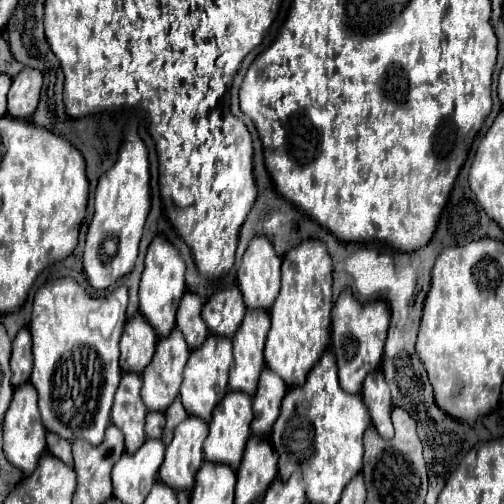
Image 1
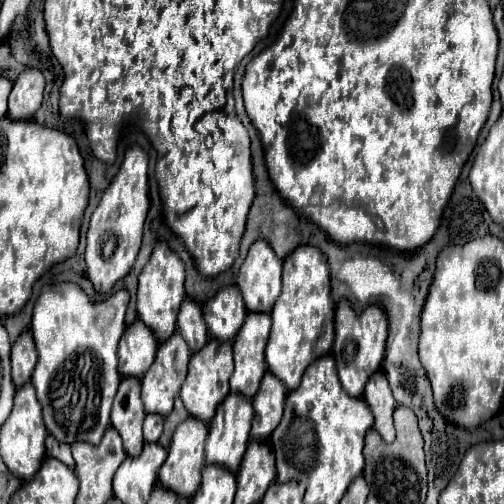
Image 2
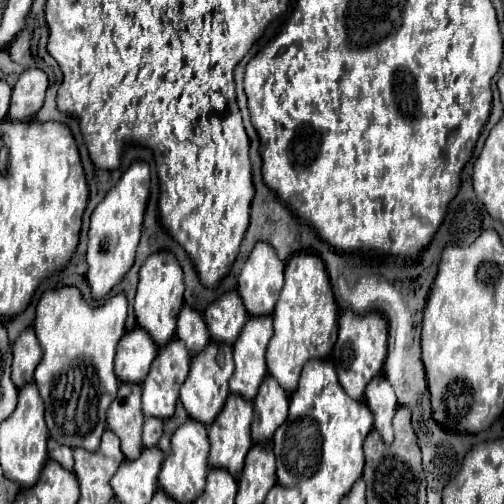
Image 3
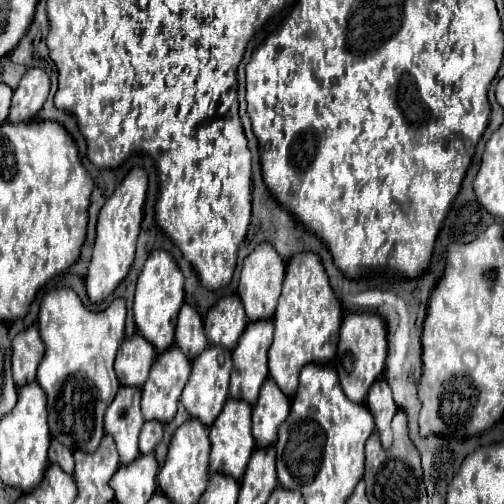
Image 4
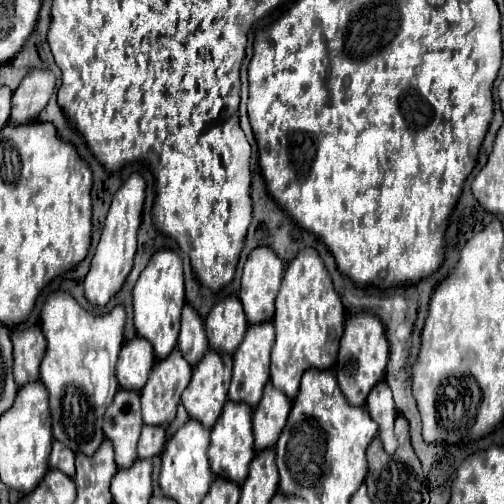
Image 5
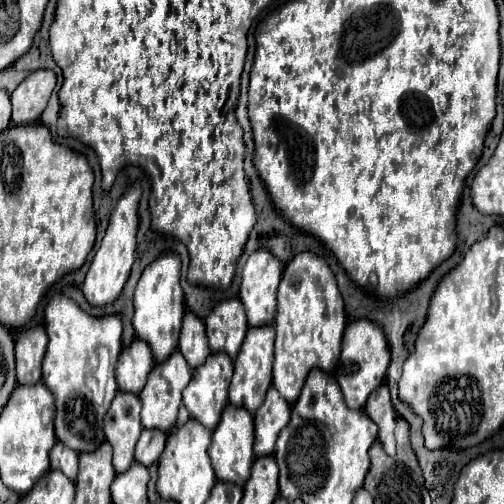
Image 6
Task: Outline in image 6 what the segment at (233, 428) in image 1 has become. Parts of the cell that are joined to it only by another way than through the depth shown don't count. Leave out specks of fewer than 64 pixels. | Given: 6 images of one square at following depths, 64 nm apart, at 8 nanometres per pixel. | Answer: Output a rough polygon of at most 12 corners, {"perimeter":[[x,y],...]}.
{"perimeter":[[228,404],[208,448],[216,478],[244,486],[252,414]]}

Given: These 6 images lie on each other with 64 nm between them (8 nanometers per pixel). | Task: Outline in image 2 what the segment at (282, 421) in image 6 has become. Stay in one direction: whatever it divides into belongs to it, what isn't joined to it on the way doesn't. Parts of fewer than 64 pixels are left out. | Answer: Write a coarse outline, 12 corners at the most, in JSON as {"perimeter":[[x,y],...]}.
{"perimeter":[[266,372],[252,400],[252,438],[264,440],[282,418],[284,384]]}

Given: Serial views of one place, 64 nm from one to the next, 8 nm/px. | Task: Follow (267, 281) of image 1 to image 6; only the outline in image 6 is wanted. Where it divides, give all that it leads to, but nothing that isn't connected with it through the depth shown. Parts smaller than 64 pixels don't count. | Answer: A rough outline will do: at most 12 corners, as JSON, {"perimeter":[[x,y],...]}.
{"perimeter":[[250,254],[240,302],[250,326],[274,324],[282,262]]}

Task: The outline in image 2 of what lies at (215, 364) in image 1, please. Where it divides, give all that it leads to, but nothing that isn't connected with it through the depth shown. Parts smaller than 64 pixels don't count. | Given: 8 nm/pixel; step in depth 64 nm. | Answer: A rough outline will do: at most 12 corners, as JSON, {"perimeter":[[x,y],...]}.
{"perimeter":[[210,338],[192,354],[180,398],[212,420],[230,392],[232,344]]}

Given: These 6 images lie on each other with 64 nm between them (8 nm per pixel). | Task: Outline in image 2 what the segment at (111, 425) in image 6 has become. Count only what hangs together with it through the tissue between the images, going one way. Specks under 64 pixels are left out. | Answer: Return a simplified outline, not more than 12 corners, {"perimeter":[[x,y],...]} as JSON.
{"perimeter":[[122,378],[112,426],[128,456],[144,446],[140,380]]}

